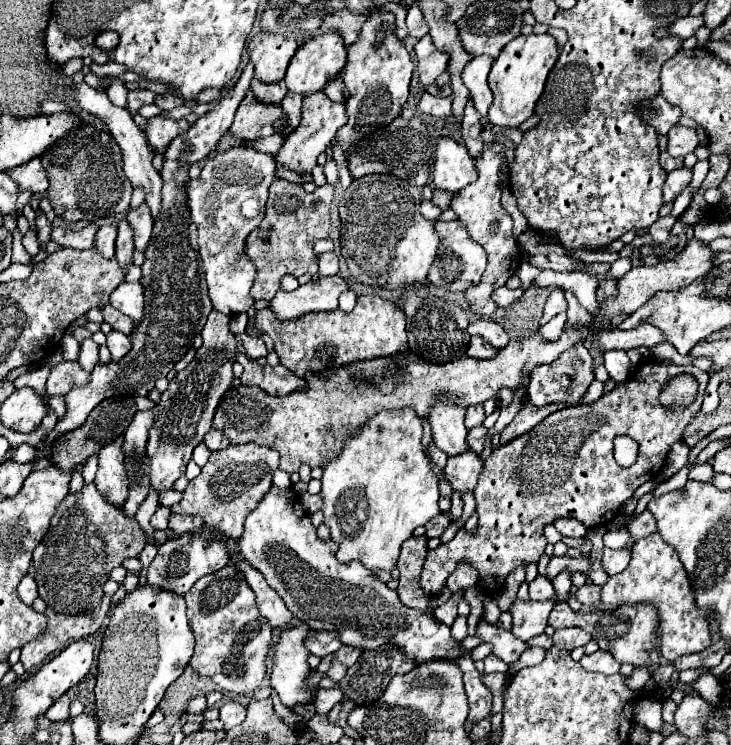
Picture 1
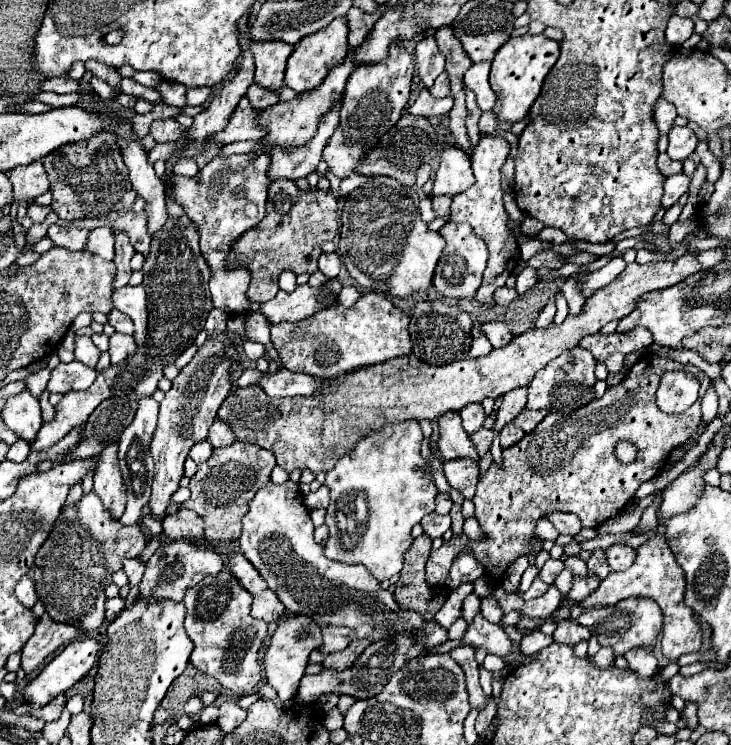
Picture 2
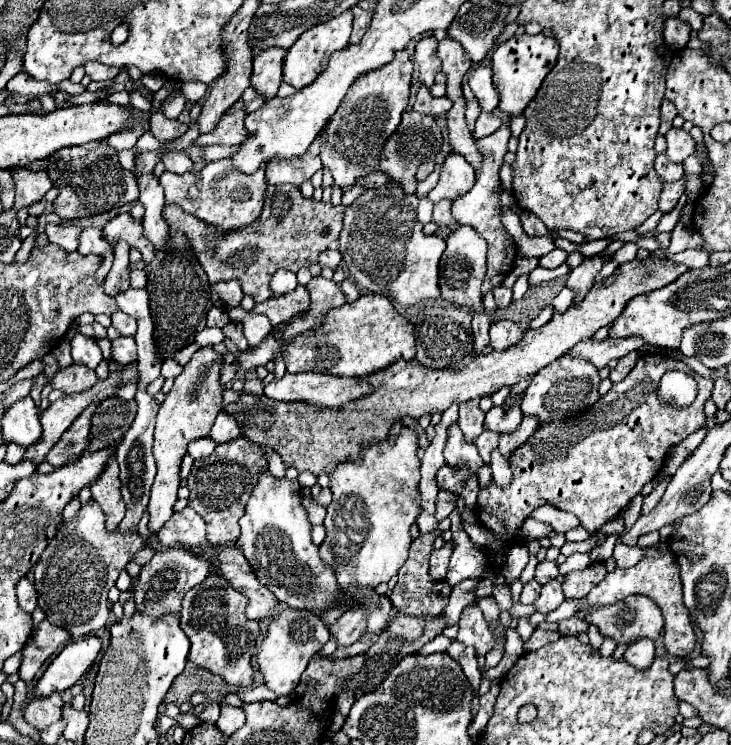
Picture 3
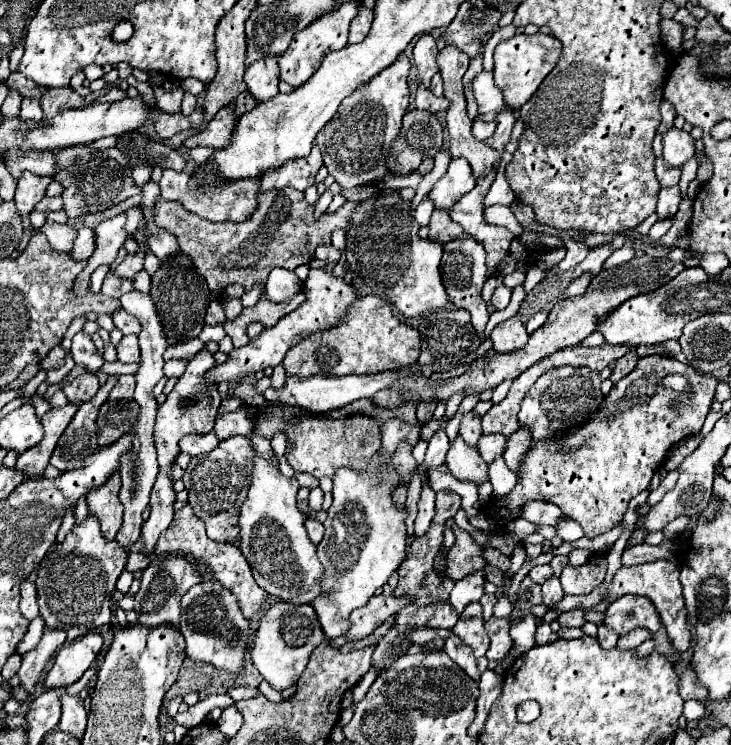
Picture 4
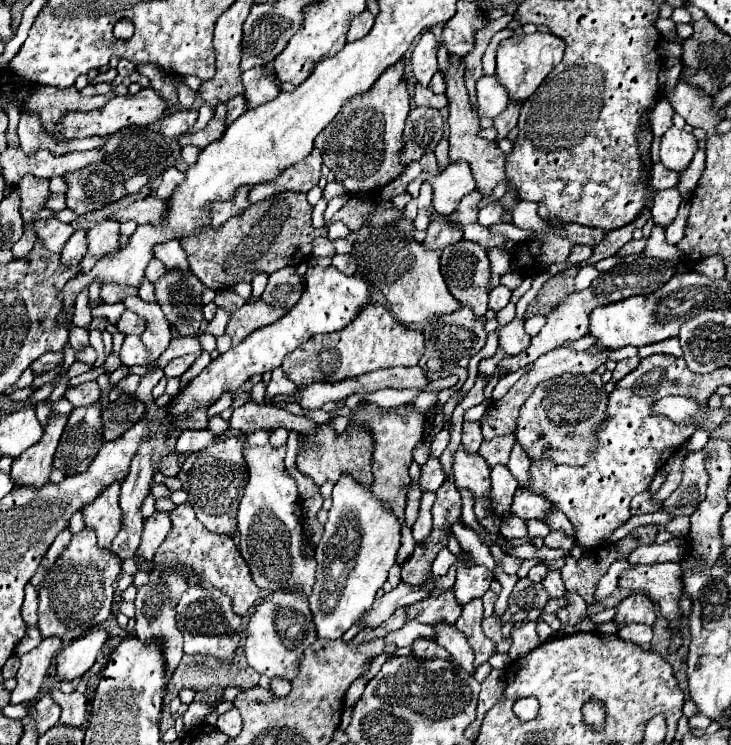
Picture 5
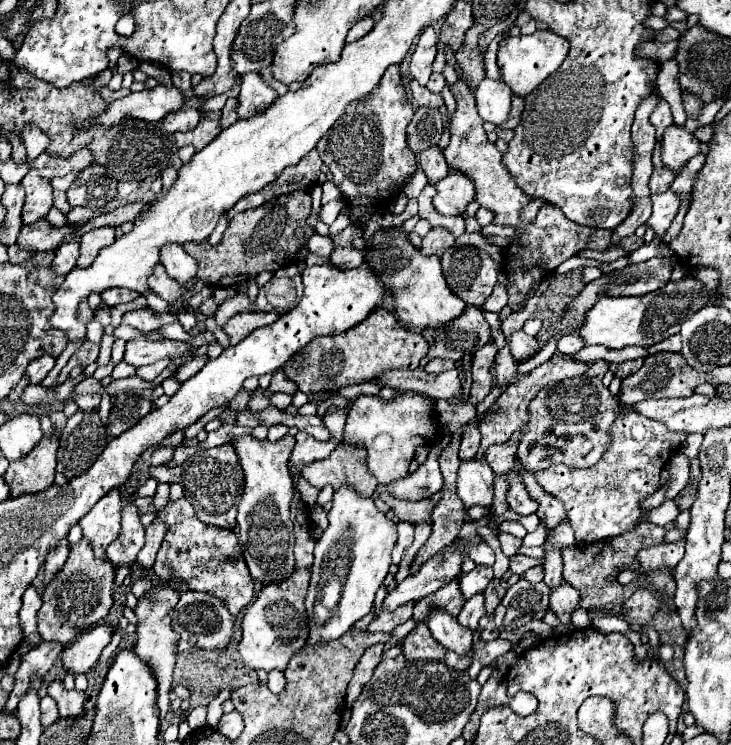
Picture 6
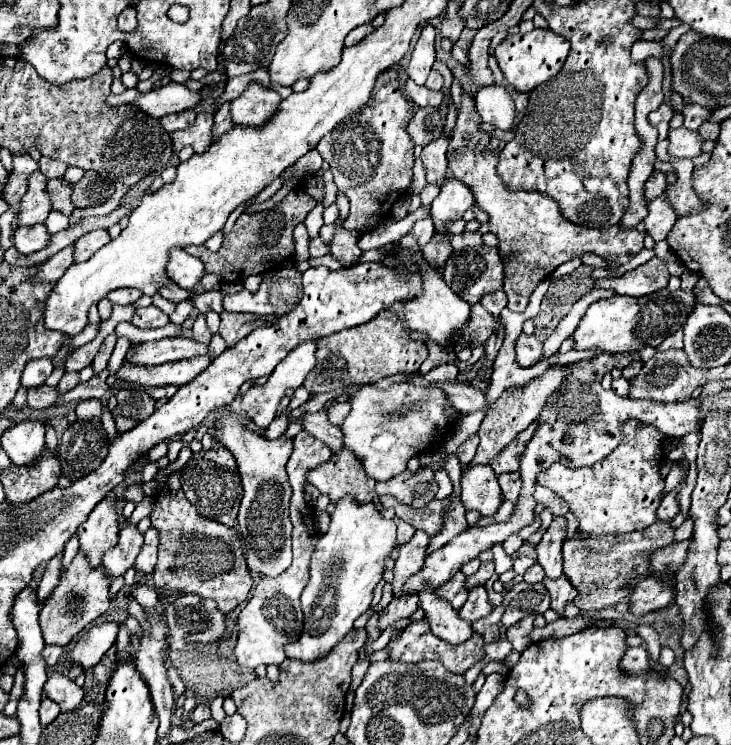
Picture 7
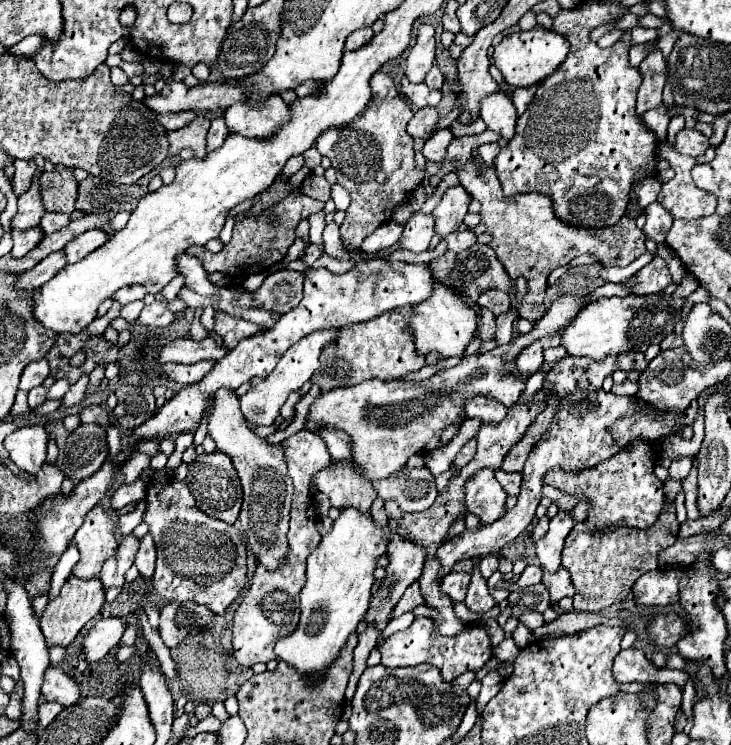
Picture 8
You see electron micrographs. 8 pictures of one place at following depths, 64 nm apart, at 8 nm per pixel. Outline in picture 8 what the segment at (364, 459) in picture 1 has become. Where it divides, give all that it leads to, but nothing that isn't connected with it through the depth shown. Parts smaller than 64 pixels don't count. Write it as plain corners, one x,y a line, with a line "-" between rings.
340,508
332,530
322,538
316,550
308,556
308,580
300,592
300,624
296,632
278,640
276,654
286,664
292,664
302,676
318,680
332,660
336,660
340,648
348,636
356,630
360,618
370,606
370,590
374,584
374,570
378,558
386,554
388,538
392,530
382,530
374,524
368,512
356,508

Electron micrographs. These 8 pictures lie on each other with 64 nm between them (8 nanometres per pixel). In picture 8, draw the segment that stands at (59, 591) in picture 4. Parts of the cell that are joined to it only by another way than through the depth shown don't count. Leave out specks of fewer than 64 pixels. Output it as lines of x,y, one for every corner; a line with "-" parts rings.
70,574
68,580
64,582
64,586
60,588
60,594
48,602
46,610
40,616
40,628
46,638
46,644
48,646
54,646
54,644
68,646
76,638
76,634
86,626
86,622
100,614
100,610
106,604
104,592
106,590
98,578
82,580
82,578
76,578
74,574

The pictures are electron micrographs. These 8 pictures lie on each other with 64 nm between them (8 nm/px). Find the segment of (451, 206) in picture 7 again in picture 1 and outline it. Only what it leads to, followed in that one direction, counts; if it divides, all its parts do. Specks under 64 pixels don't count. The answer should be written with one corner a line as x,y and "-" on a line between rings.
446,136
438,138
436,162
434,162
434,174
432,174
434,188
456,194
464,186
472,184
476,178
478,178
478,172
472,156
468,154
468,148

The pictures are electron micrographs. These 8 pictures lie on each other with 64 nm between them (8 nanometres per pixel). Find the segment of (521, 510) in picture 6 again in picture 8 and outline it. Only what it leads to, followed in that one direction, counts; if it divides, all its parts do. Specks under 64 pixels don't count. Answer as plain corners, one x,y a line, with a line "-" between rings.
498,470
498,472
496,472
496,478
498,478
500,486
506,490
508,496
518,496
518,492
520,492
520,482
522,482
522,476
520,476
520,474
512,474
512,472
502,472
502,470

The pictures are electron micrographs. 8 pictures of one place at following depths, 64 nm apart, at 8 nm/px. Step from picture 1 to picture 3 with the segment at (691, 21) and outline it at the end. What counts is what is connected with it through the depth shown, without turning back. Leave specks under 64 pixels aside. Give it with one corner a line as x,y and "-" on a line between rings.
668,18
666,28
664,28
664,40
670,50
682,50
686,48
690,40
690,24
680,20
680,18

